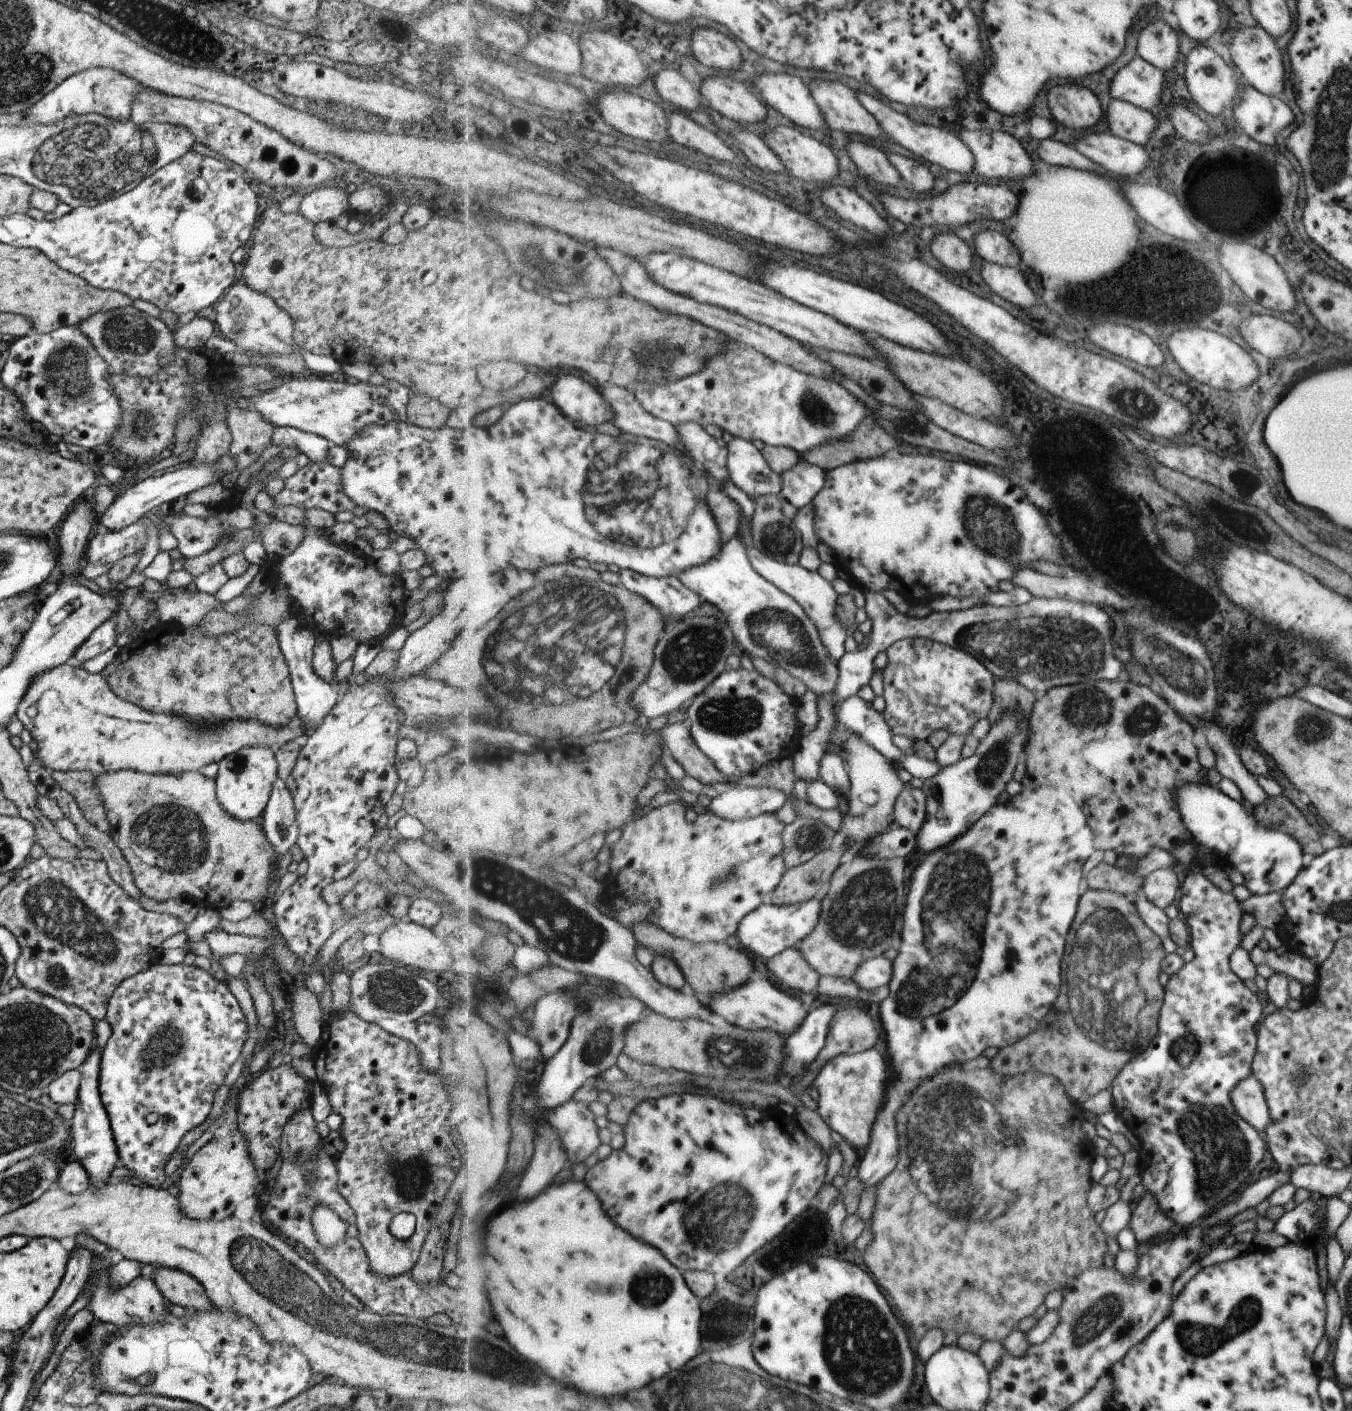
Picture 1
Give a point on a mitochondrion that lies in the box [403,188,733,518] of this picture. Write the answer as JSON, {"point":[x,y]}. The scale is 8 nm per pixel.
{"point":[661,353]}

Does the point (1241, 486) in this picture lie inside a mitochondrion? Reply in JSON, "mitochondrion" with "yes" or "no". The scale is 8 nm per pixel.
{"mitochondrion":"yes"}

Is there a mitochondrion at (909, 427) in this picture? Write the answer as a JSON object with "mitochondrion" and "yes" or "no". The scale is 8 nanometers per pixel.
{"mitochondrion":"yes"}

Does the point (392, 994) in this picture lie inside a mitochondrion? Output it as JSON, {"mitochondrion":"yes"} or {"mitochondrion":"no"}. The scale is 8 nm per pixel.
{"mitochondrion":"yes"}

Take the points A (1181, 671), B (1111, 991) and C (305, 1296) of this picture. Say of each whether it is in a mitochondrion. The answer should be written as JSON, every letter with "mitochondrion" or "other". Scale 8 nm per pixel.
{"A":"mitochondrion","B":"mitochondrion","C":"mitochondrion"}

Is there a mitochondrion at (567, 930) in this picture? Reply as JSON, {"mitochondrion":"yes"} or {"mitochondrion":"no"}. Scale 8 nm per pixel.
{"mitochondrion":"yes"}

